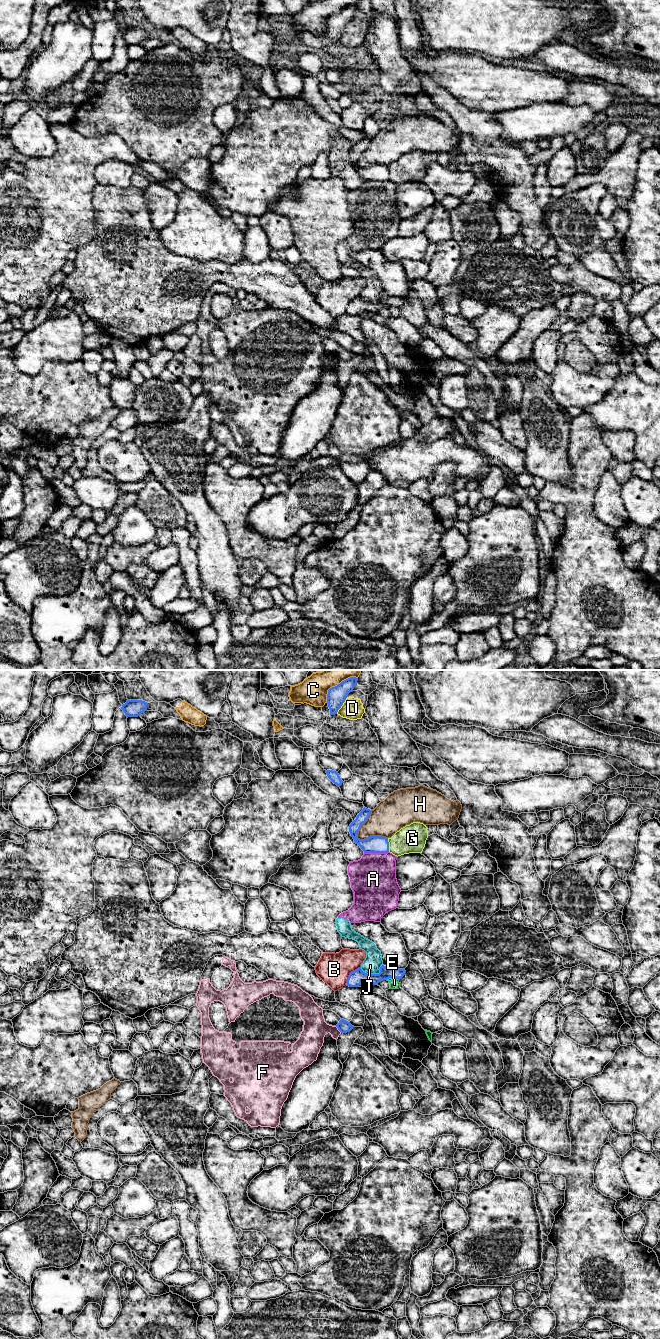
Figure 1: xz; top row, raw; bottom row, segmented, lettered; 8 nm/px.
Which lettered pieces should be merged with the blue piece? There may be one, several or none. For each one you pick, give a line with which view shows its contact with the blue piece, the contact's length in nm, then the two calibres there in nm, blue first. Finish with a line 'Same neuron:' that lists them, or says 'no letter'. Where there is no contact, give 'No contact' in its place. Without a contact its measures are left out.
Same neuron: no letter

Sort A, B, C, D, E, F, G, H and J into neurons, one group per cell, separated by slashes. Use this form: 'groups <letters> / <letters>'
groups A E J / B / C / D / F / G / H

